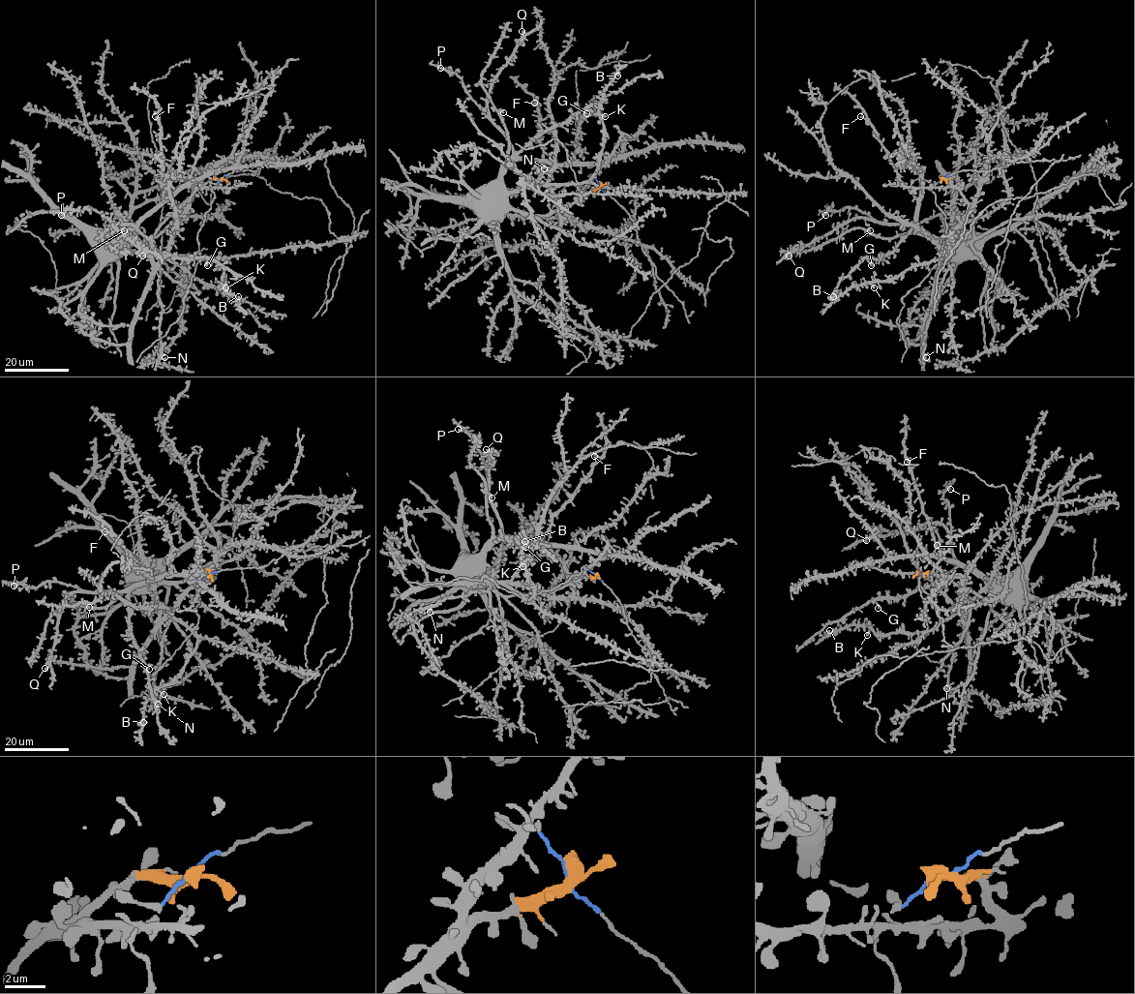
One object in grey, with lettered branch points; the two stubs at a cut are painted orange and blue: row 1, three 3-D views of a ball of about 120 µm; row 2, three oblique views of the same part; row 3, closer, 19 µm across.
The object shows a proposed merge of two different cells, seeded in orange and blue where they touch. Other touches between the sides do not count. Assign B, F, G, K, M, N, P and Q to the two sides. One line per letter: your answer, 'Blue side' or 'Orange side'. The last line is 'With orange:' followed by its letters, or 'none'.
B: Orange side
F: Orange side
G: Orange side
K: Orange side
M: Orange side
N: Orange side
P: Orange side
Q: Orange side
With orange: B, F, G, K, M, N, P, Q

